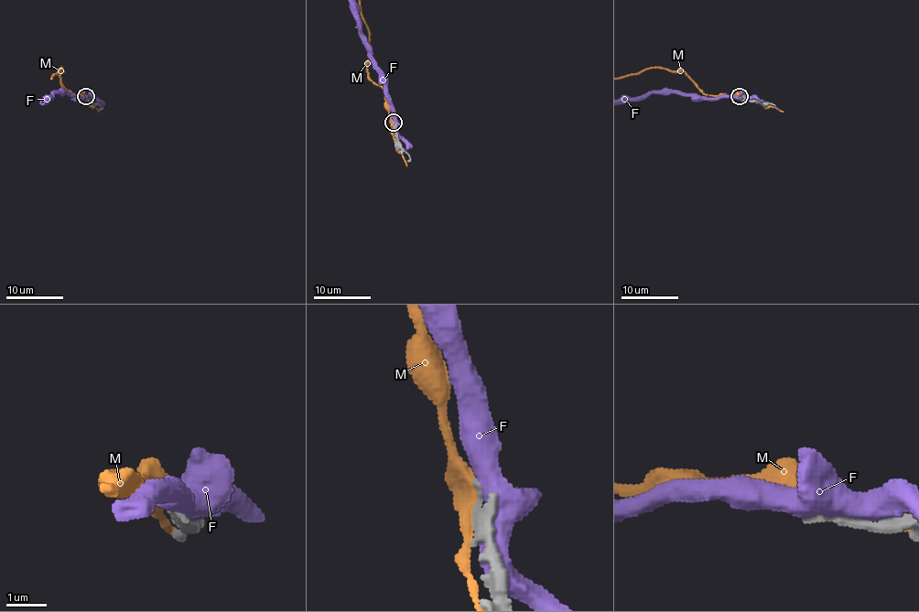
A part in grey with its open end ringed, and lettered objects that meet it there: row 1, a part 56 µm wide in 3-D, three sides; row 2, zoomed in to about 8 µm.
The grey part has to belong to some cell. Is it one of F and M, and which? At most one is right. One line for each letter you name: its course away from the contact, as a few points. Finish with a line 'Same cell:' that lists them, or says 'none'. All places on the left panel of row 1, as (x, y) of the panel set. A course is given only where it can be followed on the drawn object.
Same cell: none

